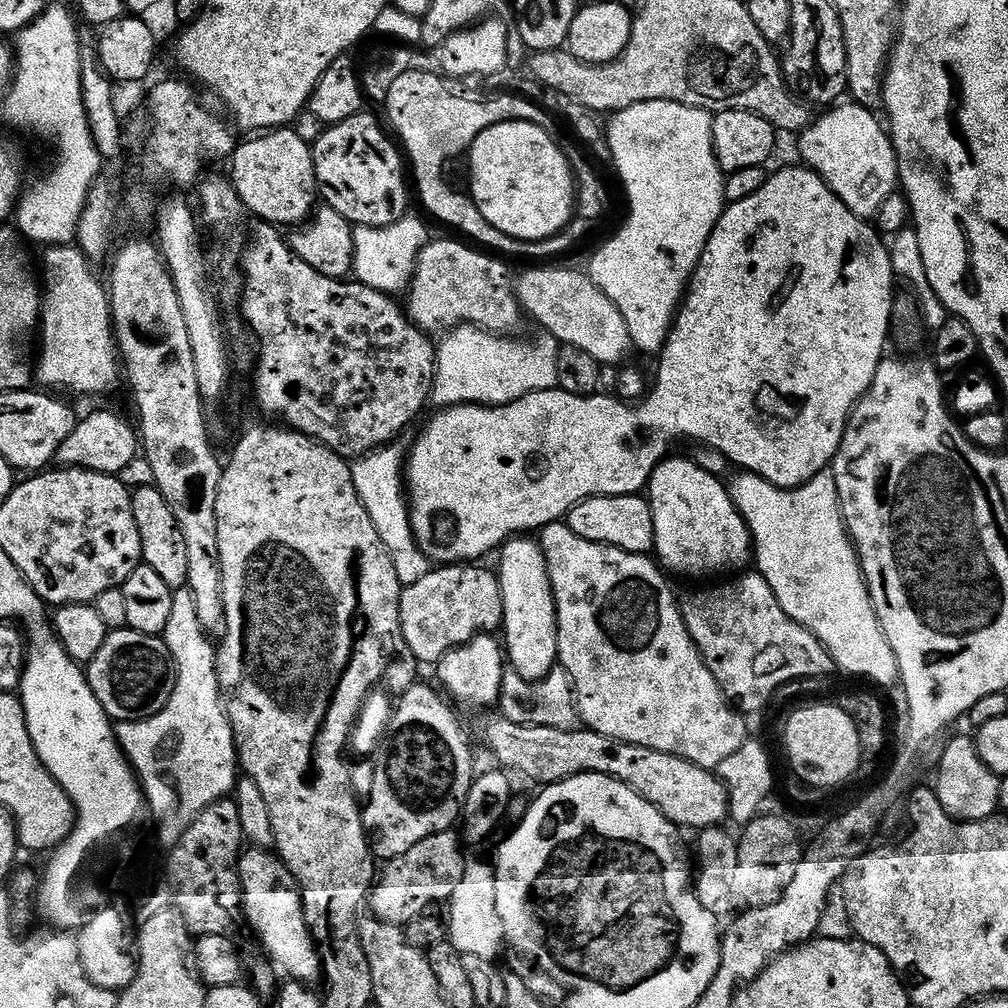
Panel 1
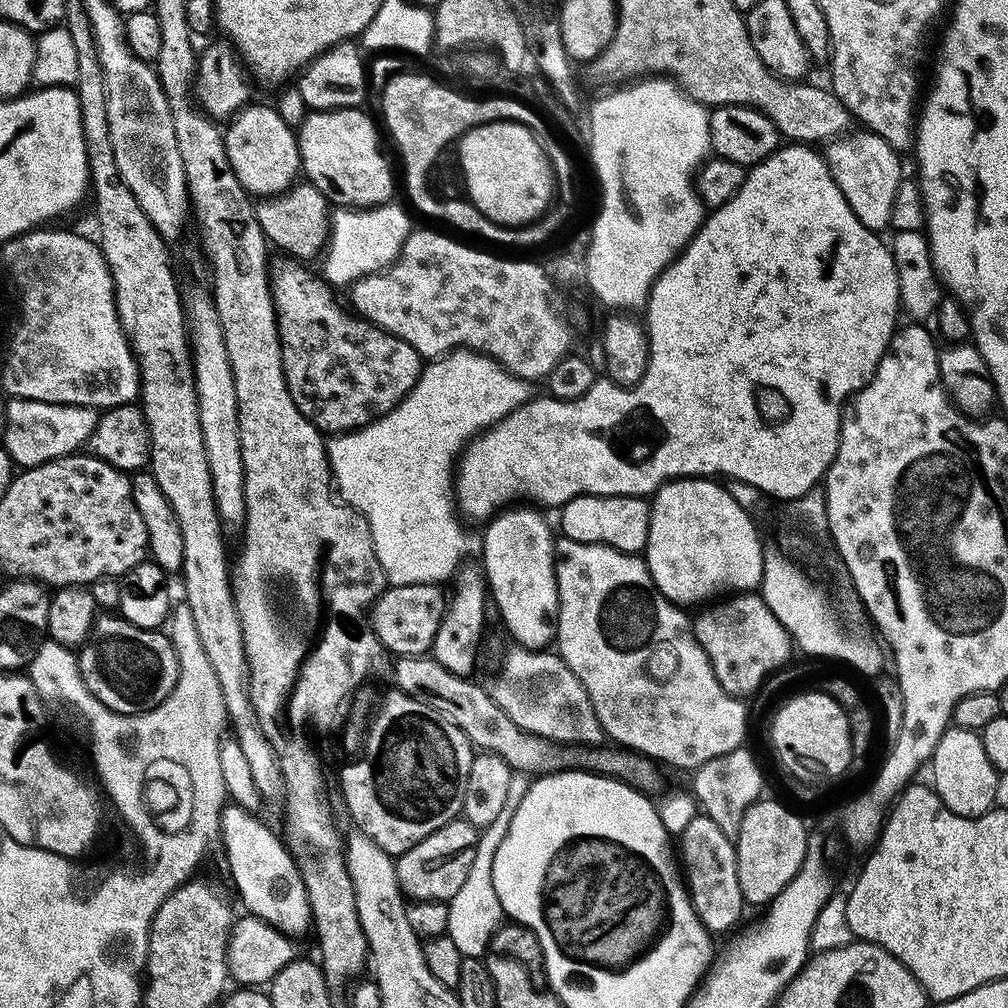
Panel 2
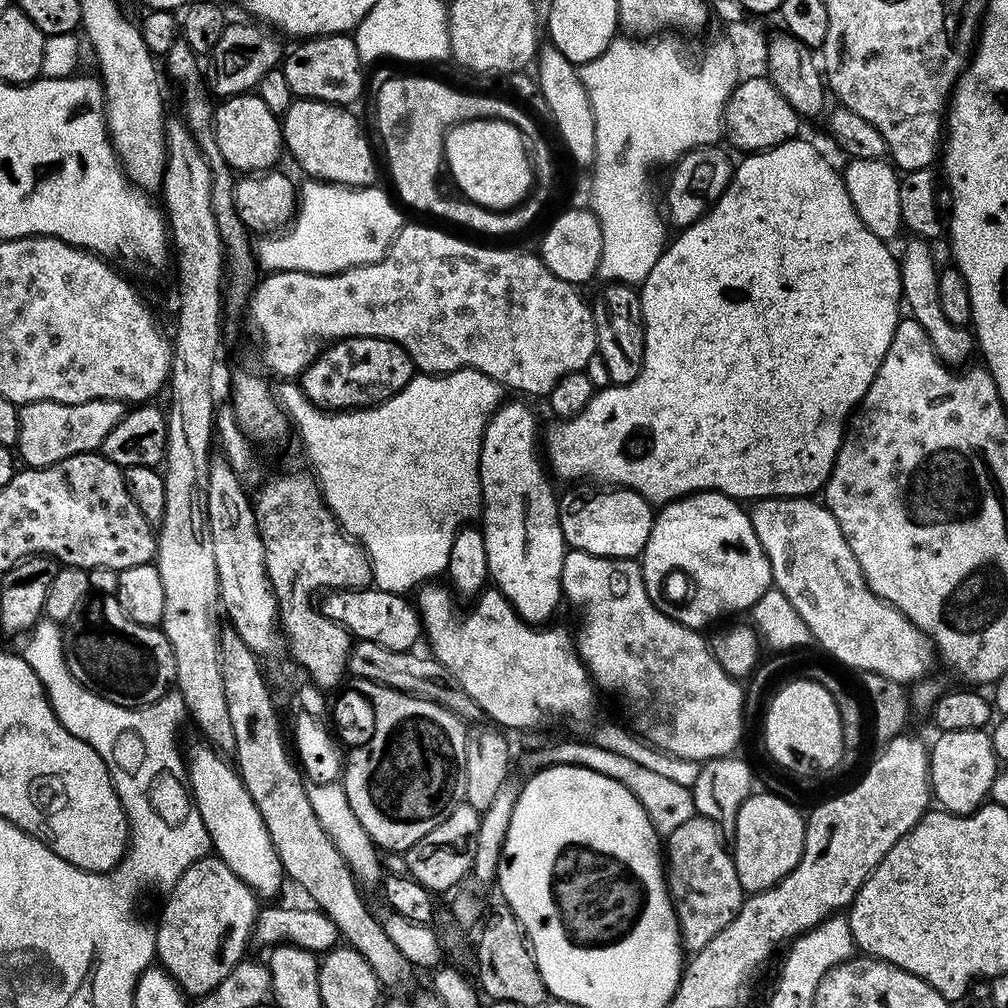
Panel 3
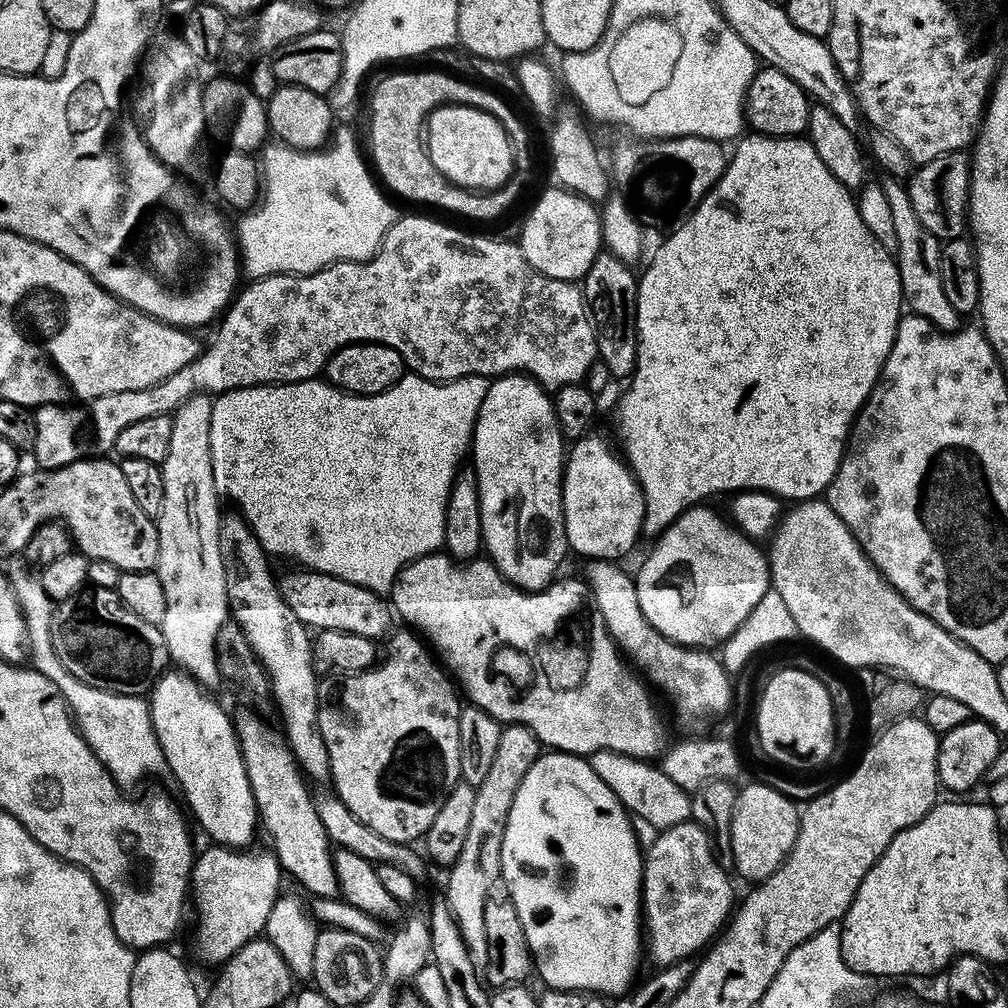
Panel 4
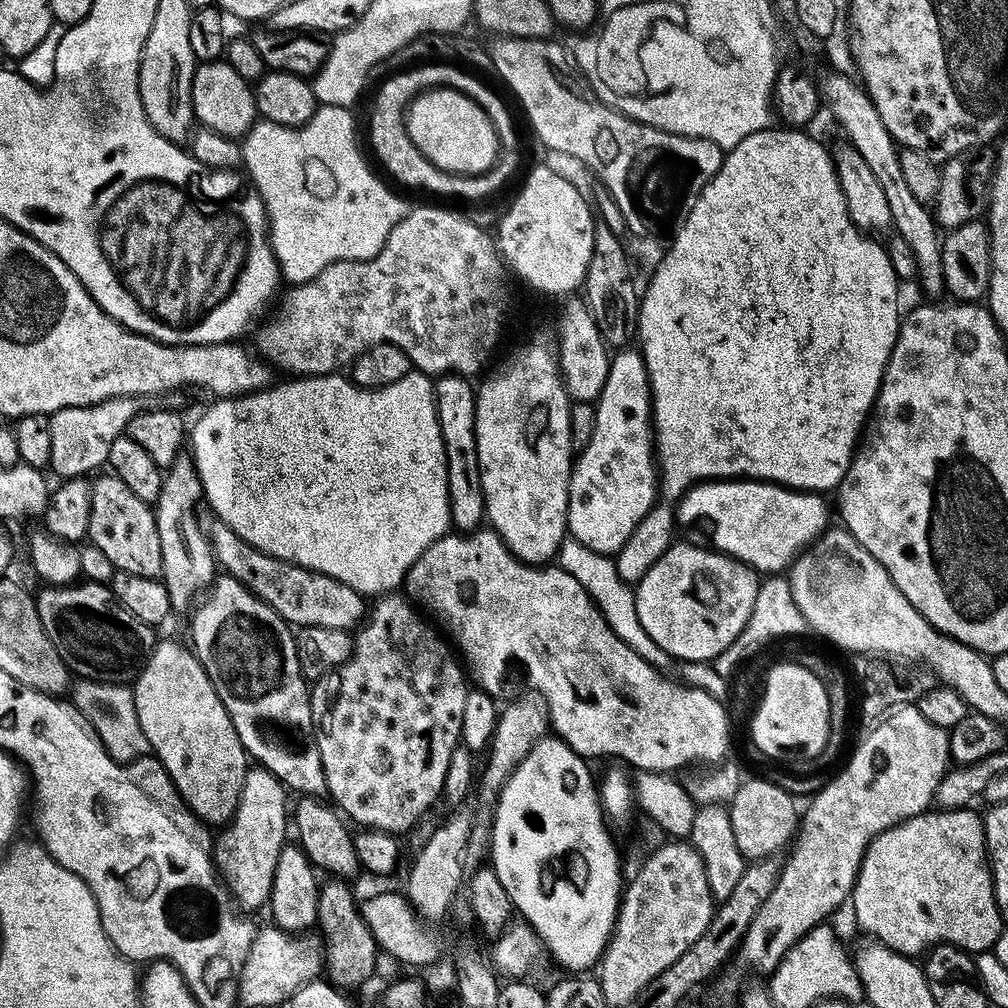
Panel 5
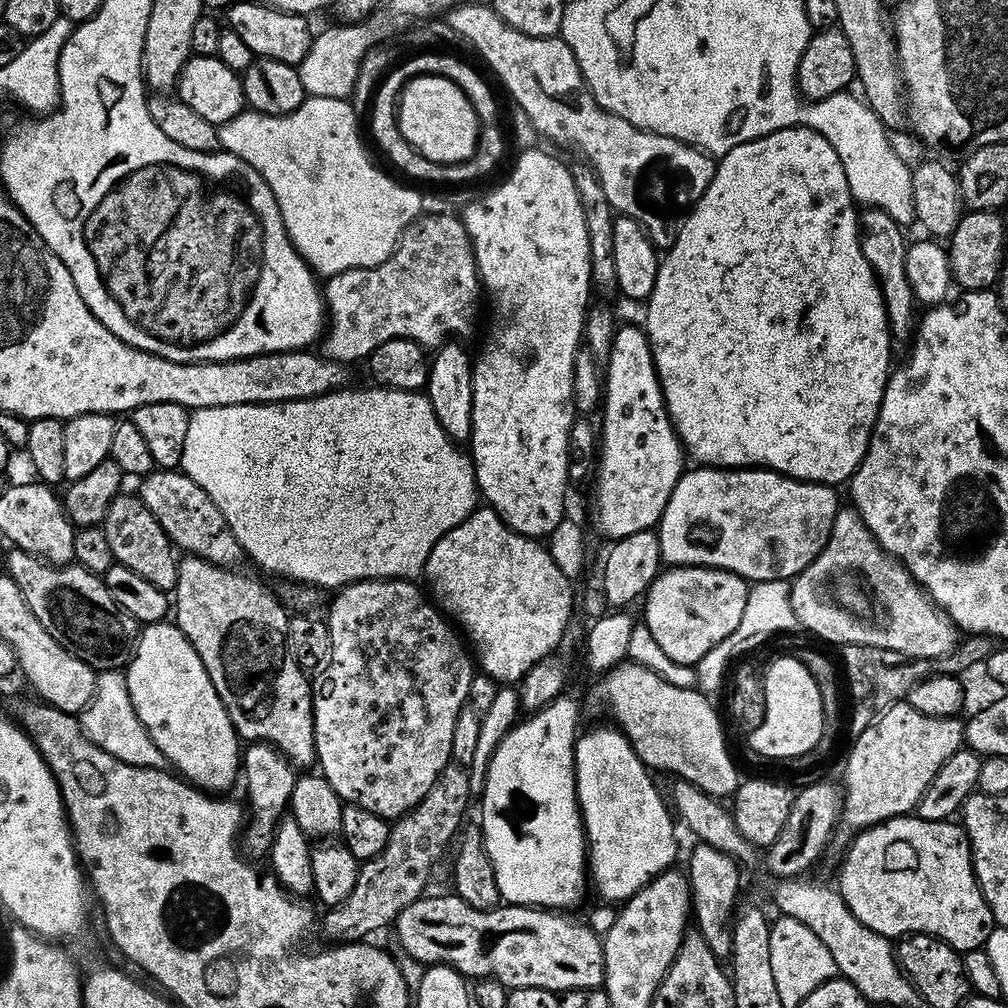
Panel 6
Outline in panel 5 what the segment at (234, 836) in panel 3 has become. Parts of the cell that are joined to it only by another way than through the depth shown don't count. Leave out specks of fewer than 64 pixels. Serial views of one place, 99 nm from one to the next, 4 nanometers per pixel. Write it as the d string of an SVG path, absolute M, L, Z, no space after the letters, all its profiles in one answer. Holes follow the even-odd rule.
M161 639L134 681L132 697L149 749L170 774L188 809L209 826L223 826L238 807L250 757L196 653L184 648Z

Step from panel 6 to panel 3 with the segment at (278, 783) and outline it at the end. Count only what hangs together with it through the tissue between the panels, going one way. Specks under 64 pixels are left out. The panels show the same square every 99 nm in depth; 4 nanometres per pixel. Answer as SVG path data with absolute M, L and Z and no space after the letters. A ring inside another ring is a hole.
M215 854L203 856L191 864L167 896L168 901L160 912L160 924L155 925L156 960L159 967L167 969L183 993L192 998L205 996L245 959L248 939L251 941L254 936L258 897L252 887L242 882L242 878L238 878L238 874L234 874L234 870Z

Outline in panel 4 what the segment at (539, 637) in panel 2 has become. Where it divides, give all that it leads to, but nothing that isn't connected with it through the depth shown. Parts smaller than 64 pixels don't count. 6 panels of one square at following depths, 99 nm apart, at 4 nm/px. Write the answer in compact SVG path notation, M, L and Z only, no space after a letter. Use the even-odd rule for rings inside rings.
M509 374L507 376L495 377L489 383L486 390L486 398L482 398L480 413L476 419L476 429L472 431L472 443L470 445L470 460L476 470L476 481L478 482L478 494L482 506L482 534L484 535L484 548L487 559L491 560L500 573L506 579L523 588L526 592L541 592L548 587L553 580L557 579L560 563L564 555L569 555L568 539L564 529L564 511L562 510L562 486L564 485L564 461L566 459L566 441L558 424L558 414L553 397L549 389L543 388L537 380L533 380L527 374Z

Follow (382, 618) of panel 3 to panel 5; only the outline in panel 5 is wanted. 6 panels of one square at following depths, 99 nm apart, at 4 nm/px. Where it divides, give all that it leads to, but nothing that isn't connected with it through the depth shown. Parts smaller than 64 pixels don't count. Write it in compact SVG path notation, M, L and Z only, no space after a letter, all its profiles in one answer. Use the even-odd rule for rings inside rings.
M213 519L211 523L212 525L207 525L206 531L208 541L212 543L212 552L216 555L217 565L242 586L249 588L262 602L269 604L283 620L288 621L289 625L295 626L297 629L306 626L330 626L331 628L352 630L365 619L365 597L361 596L359 592L355 592L350 586L330 578L326 574L311 572L309 568L299 568L296 564L286 562L282 558L274 558L270 554L250 546L242 538L238 538L238 534L234 534L234 530L230 530L230 526L226 526L226 522Z

